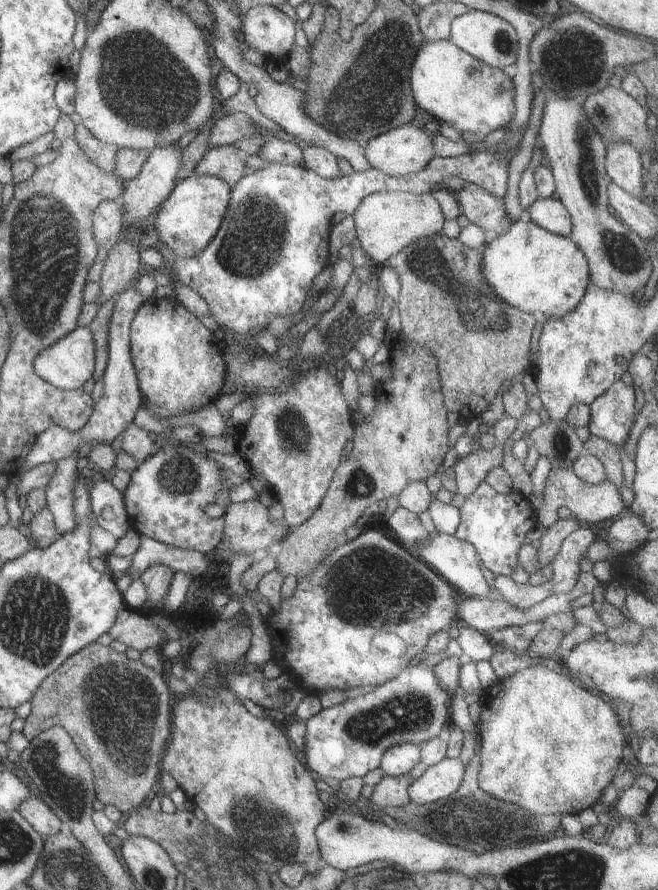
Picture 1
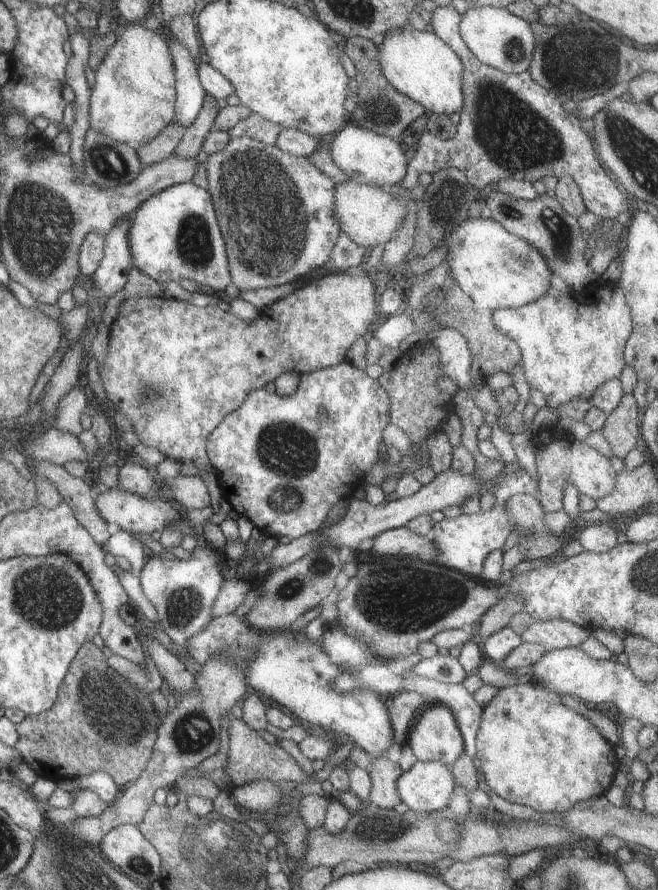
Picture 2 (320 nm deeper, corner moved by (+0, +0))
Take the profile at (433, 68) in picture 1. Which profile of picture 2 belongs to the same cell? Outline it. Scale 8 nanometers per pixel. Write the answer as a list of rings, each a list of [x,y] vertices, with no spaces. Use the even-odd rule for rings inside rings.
[[[392,29],[377,40],[378,64],[386,80],[404,96],[436,114],[460,112],[463,107],[461,58],[433,32]]]

